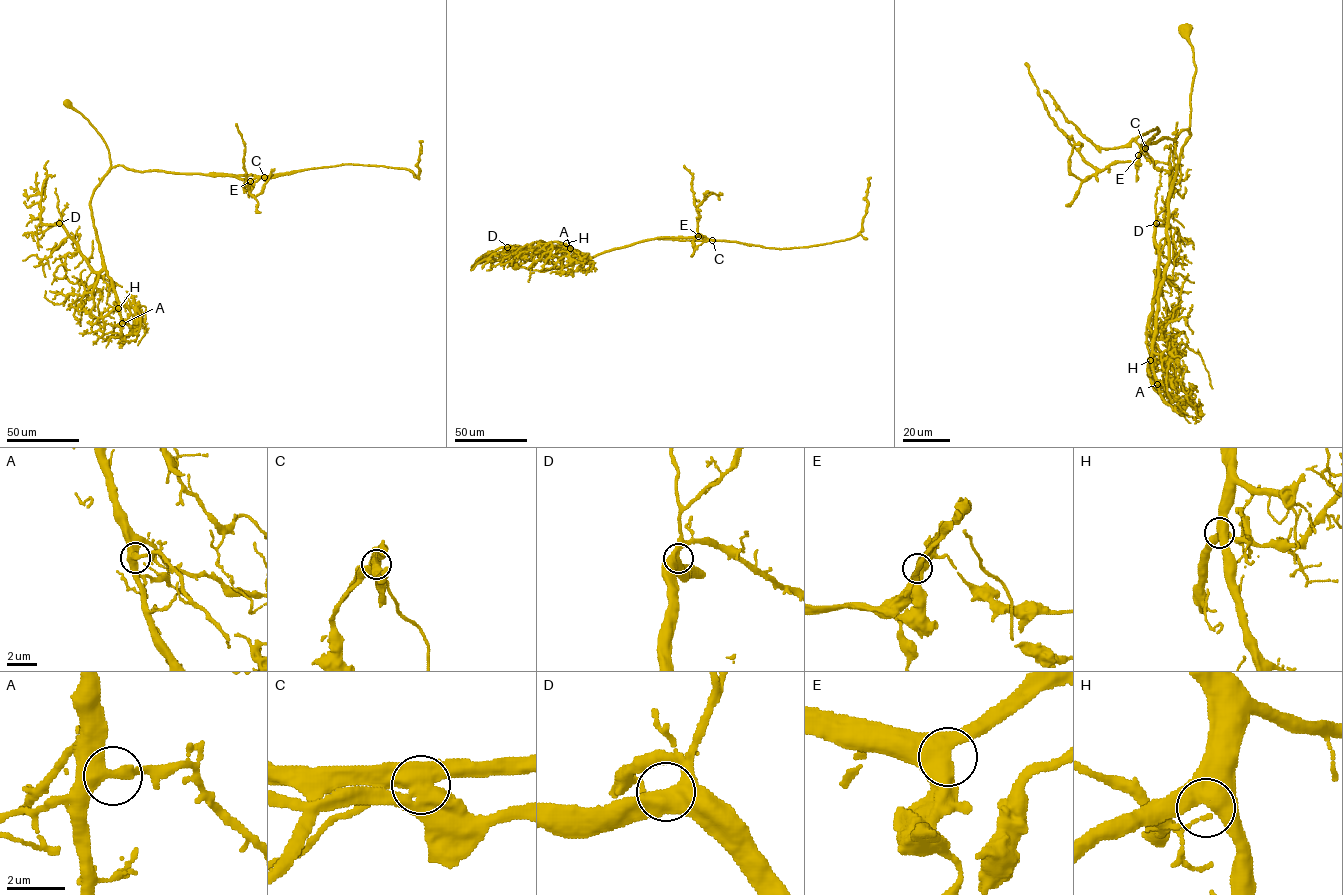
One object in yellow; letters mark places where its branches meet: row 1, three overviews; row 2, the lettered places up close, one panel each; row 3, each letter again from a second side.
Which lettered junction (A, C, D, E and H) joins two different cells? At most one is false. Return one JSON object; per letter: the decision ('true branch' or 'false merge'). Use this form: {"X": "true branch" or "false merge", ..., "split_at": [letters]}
{"A": "true branch", "C": "false merge", "D": "true branch", "E": "true branch", "H": "true branch", "split_at": ["C"]}

